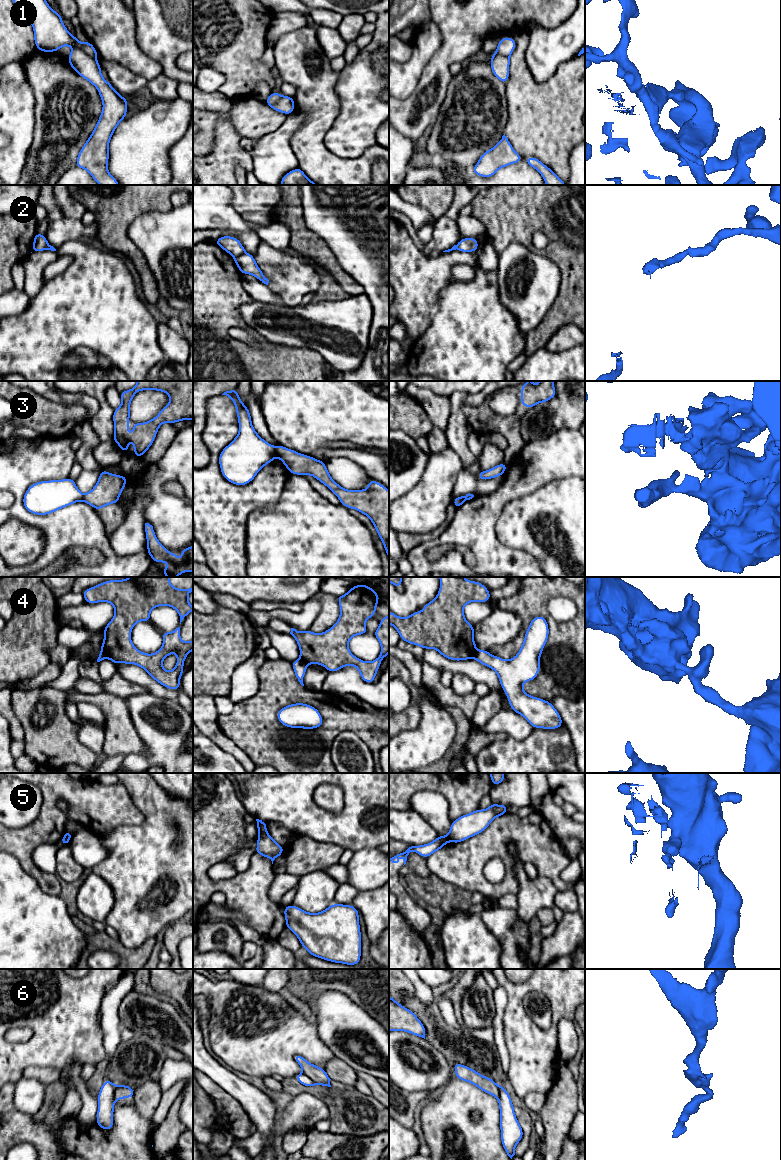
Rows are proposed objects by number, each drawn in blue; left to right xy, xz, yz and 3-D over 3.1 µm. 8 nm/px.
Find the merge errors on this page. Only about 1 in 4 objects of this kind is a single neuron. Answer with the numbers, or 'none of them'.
1, 2, 3, 4, 5, 6

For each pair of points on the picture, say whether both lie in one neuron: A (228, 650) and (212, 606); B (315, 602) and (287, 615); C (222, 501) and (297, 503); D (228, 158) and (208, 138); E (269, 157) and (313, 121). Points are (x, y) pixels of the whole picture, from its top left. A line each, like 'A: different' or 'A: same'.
A: different
B: same
C: different
D: different
E: different

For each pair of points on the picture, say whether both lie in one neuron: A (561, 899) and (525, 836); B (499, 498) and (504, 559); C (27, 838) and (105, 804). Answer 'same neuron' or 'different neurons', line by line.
A: different neurons
B: same neuron
C: same neuron

